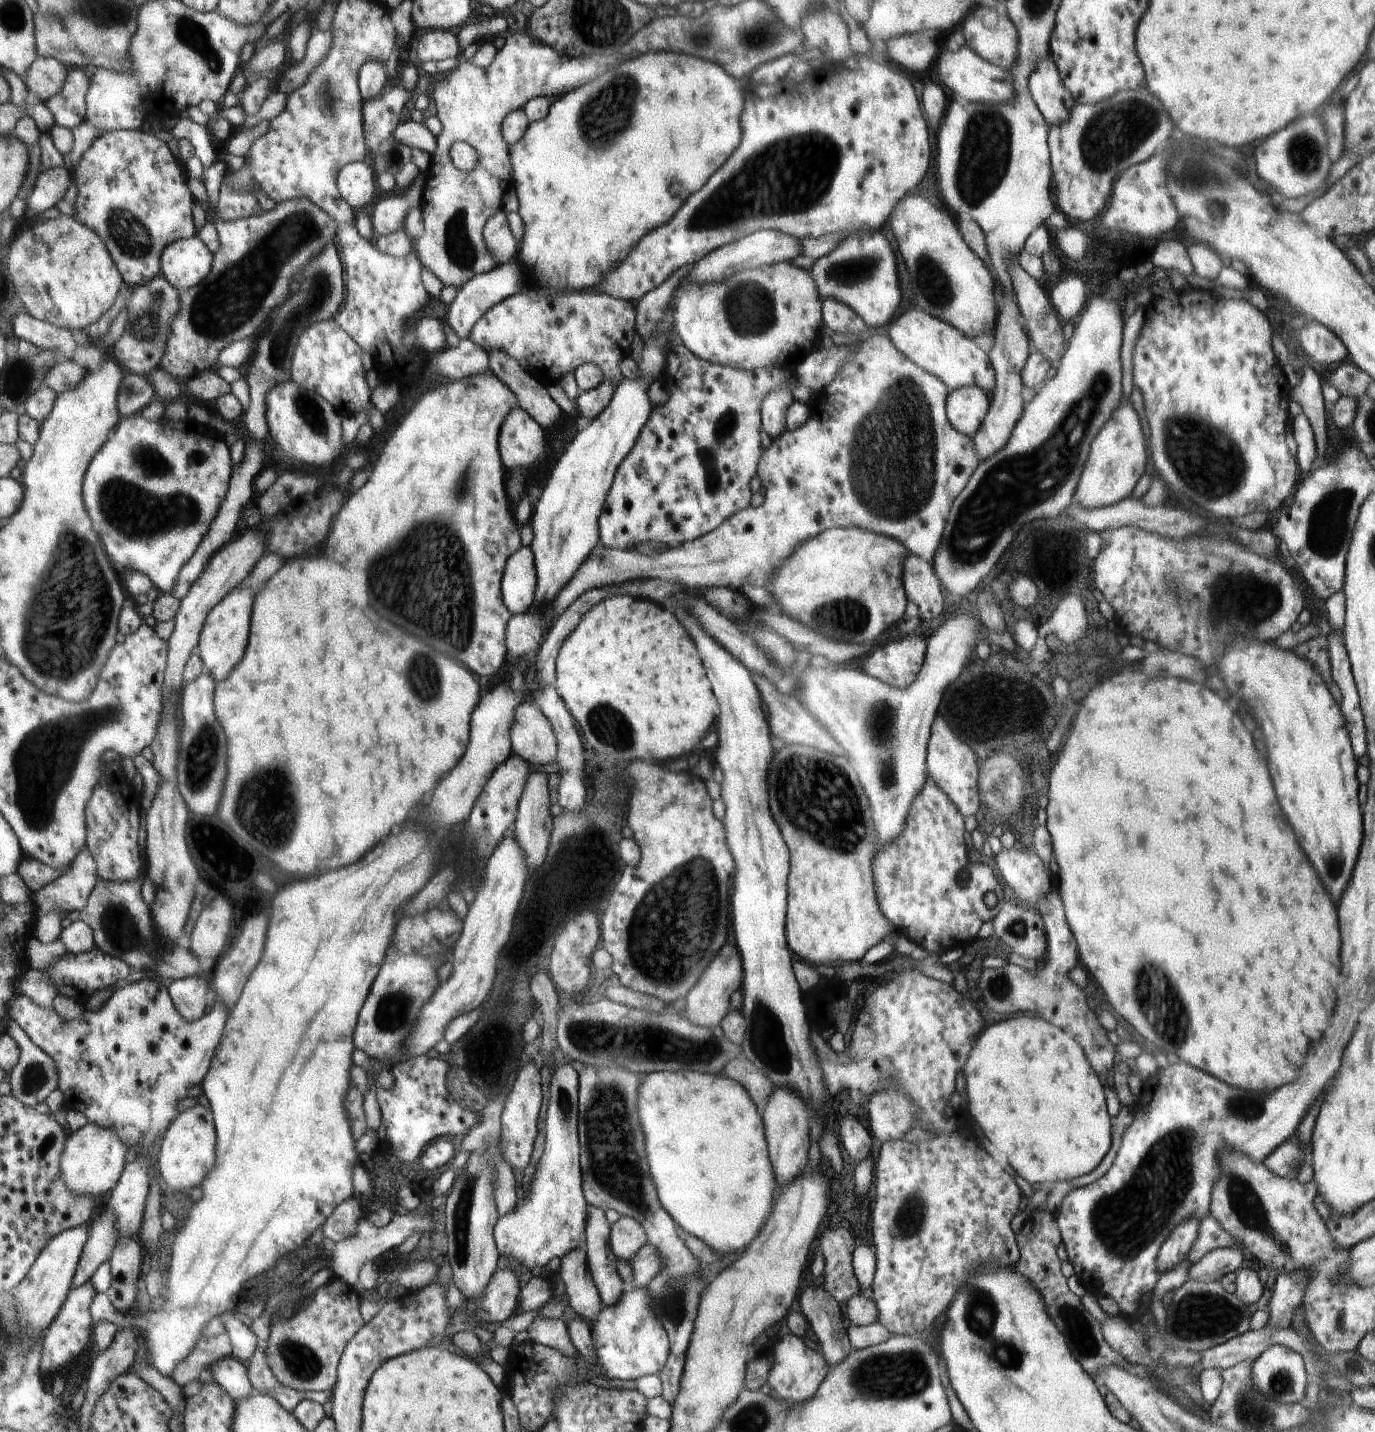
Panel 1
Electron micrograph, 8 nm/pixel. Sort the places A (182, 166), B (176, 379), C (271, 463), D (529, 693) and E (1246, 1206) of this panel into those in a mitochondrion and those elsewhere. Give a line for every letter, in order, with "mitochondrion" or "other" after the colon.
A: other
B: other
C: other
D: other
E: mitochondrion

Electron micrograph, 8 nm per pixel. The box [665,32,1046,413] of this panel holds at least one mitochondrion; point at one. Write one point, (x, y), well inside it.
(789, 176)

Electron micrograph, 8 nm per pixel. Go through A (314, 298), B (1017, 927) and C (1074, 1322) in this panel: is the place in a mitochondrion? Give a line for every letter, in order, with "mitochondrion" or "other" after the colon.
A: mitochondrion
B: mitochondrion
C: mitochondrion

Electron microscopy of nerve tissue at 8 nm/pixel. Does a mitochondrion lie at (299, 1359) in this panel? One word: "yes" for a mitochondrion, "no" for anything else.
yes

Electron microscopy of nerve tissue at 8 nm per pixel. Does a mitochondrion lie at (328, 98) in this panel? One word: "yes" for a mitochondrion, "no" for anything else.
yes

